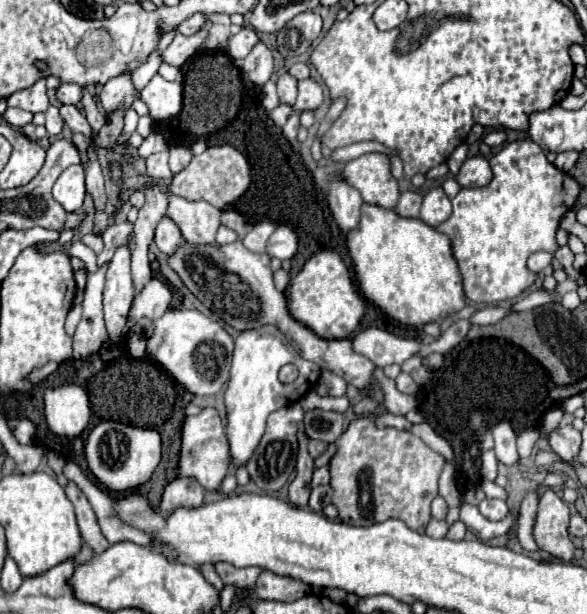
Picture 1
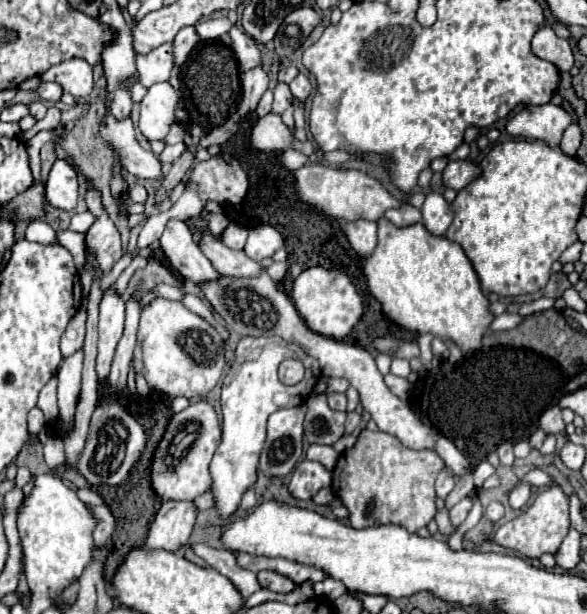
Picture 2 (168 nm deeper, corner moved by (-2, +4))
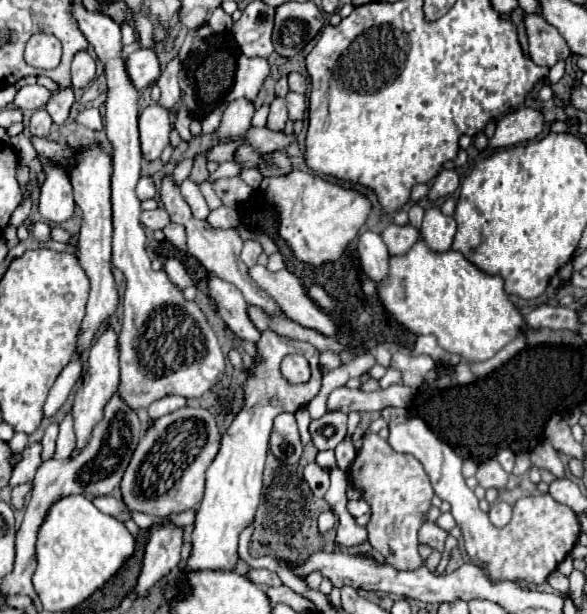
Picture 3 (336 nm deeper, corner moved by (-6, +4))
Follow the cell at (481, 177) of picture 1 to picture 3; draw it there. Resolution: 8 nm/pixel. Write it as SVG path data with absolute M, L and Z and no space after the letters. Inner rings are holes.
M442 170L430 188L430 198L436 200L438 196L450 196L458 188L458 184L460 184L460 178L456 170Z

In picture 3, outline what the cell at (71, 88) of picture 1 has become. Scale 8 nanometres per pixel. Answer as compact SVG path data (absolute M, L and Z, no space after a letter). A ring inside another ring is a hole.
M34 84L34 86L24 86L18 90L16 98L14 98L14 106L16 108L30 108L30 110L38 110L38 108L44 108L50 100L52 92L40 84Z

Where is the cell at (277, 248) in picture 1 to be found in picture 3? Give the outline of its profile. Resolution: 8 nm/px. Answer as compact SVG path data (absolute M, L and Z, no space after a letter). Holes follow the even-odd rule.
M246 240L242 248L242 260L246 266L254 266L258 256L262 254L262 244L258 240Z

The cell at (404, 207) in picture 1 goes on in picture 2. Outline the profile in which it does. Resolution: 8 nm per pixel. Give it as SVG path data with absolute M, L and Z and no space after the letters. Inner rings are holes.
M402 204L400 208L396 210L386 210L384 212L384 218L390 220L396 228L404 228L404 226L412 226L412 224L418 224L422 220L422 214L418 208L410 206L410 204Z

